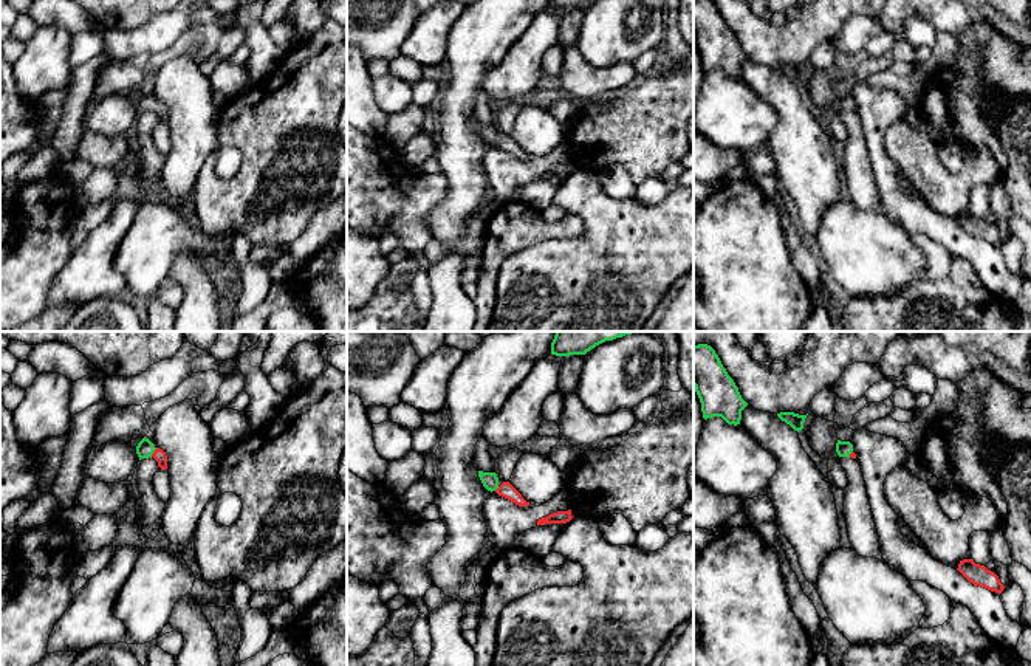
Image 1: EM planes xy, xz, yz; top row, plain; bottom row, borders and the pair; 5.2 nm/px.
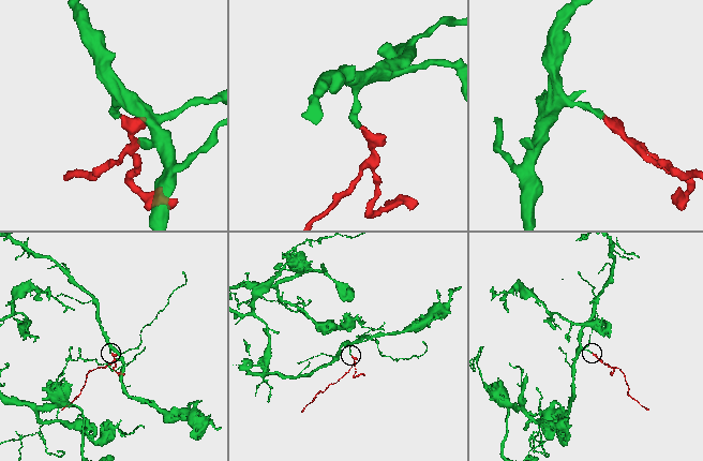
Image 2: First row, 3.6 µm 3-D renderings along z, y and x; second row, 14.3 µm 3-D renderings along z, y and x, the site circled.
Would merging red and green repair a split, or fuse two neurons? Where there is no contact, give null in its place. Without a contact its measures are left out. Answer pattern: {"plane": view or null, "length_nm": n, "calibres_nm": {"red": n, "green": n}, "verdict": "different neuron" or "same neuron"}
{"plane": "xy", "length_nm": 60, "calibres_nm": {"red": 70, "green": 90}, "verdict": "same neuron"}

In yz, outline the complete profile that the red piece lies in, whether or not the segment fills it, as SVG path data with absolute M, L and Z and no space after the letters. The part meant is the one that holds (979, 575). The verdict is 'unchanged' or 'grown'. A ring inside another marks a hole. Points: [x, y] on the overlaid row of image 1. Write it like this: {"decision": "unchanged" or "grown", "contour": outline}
{"decision": "unchanged", "contour": "M974 559L960 561L957 570L974 585L985 587L998 595L1005 589L994 572L988 570L985 565L975 564Z"}

